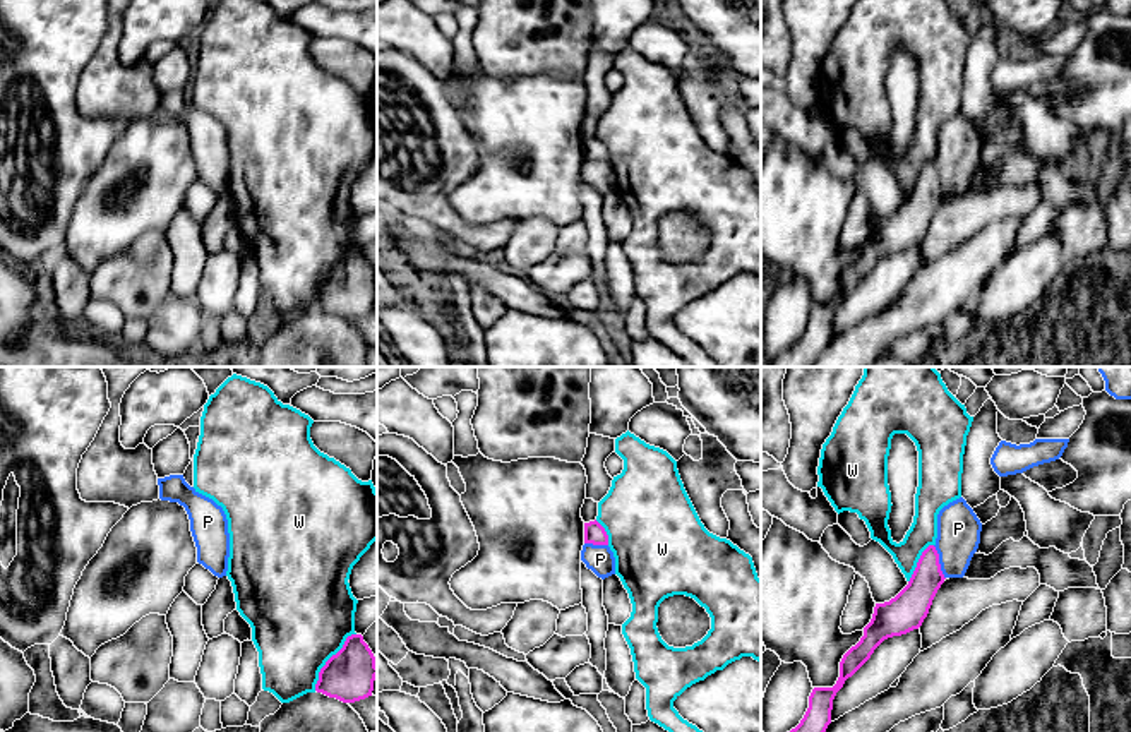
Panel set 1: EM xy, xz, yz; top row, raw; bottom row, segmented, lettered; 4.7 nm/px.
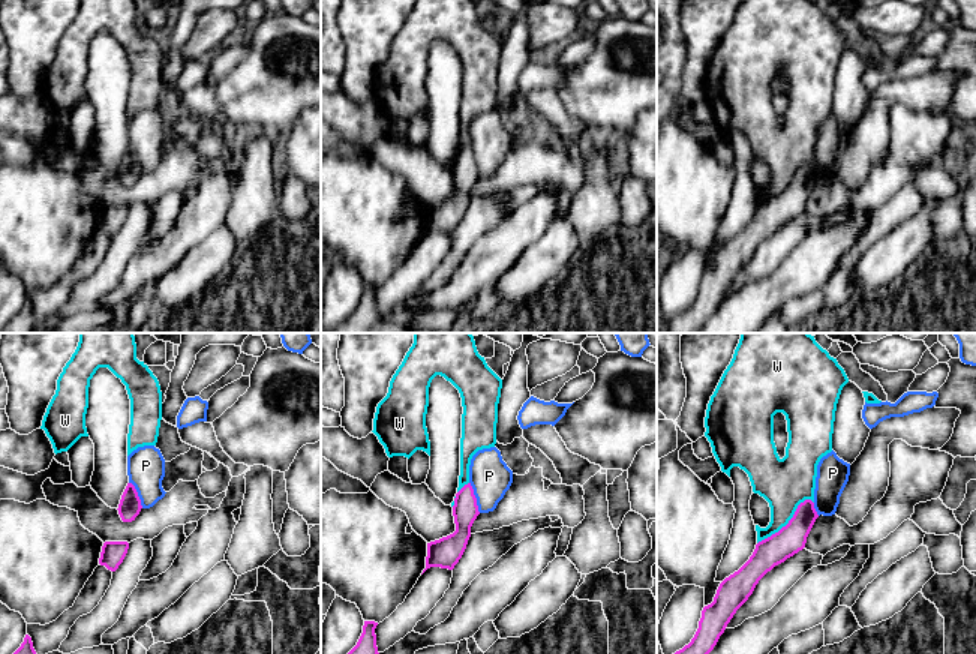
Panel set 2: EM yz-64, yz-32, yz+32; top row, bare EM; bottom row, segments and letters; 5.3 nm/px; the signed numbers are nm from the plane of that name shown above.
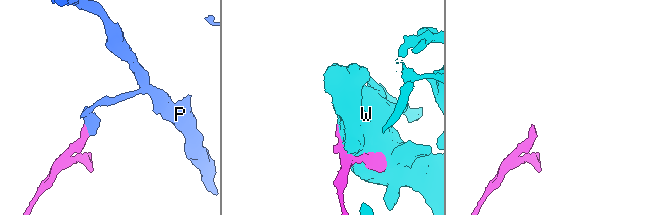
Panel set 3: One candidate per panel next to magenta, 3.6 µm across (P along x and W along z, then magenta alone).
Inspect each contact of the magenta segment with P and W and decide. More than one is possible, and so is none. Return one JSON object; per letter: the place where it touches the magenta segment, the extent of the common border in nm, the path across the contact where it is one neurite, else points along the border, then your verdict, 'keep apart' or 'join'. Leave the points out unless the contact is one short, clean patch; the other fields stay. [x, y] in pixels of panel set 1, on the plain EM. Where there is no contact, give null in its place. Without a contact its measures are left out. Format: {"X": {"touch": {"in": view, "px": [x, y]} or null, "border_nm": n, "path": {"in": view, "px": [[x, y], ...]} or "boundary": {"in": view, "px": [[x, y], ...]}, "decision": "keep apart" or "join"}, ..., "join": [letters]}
{"P": {"touch": {"in": "yz", "px": [938, 179]}, "border_nm": 170, "boundary": {"in": "yz", "px": [[933, 162], [945, 194]]}, "decision": "keep apart"}, "W": {"touch": {"in": "xy", "px": [328, 276]}, "border_nm": 340, "decision": "keep apart"}, "join": []}

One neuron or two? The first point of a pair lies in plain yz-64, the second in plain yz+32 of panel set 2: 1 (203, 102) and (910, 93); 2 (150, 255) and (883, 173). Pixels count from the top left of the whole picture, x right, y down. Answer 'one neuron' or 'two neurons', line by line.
1: two neurons
2: two neurons

